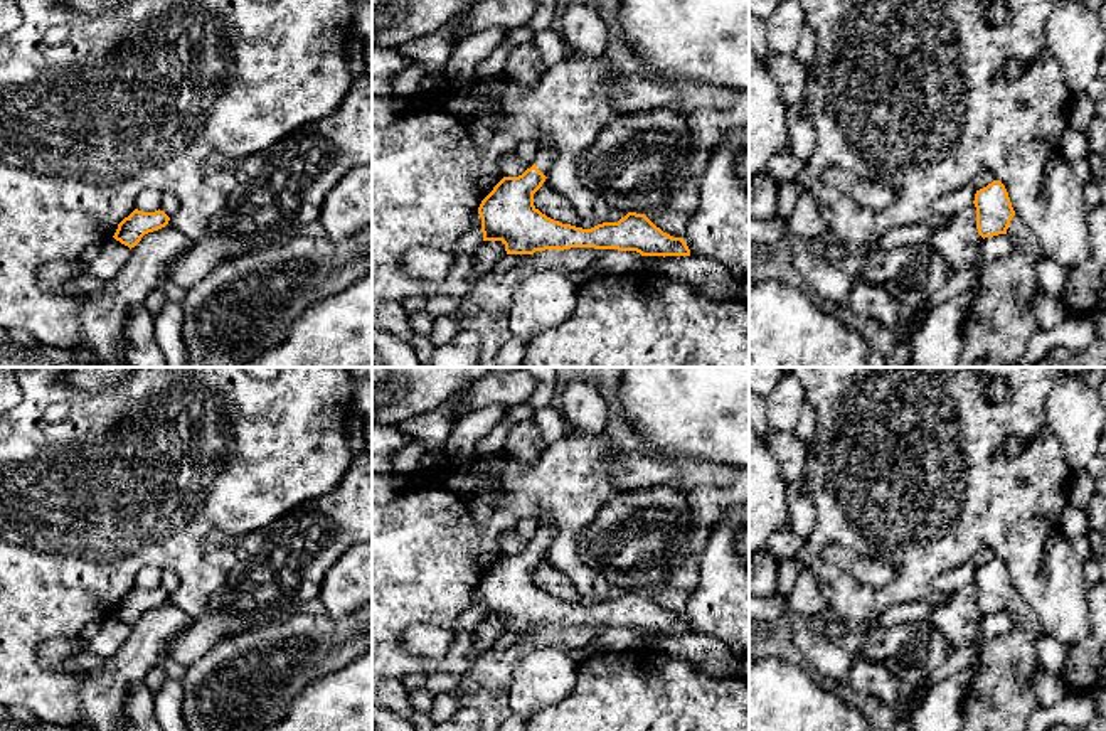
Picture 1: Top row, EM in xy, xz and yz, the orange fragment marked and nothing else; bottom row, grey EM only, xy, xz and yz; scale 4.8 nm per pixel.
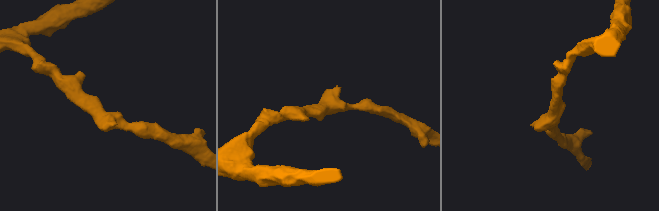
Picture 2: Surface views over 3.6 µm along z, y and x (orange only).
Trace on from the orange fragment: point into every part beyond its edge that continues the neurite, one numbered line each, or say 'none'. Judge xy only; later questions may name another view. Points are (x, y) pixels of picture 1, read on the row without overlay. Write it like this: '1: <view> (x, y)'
none

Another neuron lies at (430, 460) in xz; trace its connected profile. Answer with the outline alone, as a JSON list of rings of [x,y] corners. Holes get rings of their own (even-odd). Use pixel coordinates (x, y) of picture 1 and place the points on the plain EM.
[[[426,451],[421,456],[419,473],[428,473],[428,472],[441,467],[446,460],[448,458],[443,451]]]

